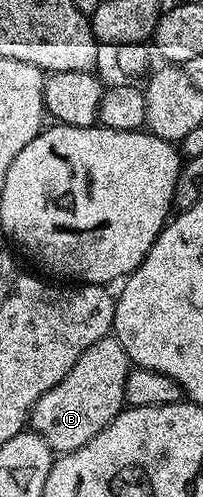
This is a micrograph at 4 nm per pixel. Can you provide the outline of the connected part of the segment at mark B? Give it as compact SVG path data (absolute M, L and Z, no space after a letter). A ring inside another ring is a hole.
M116 336L99 339L99 343L87 347L87 351L79 355L75 367L67 371L65 378L51 387L39 403L35 403L31 418L32 432L38 433L57 455L83 447L126 408L125 384L130 368L127 351L123 351Z

